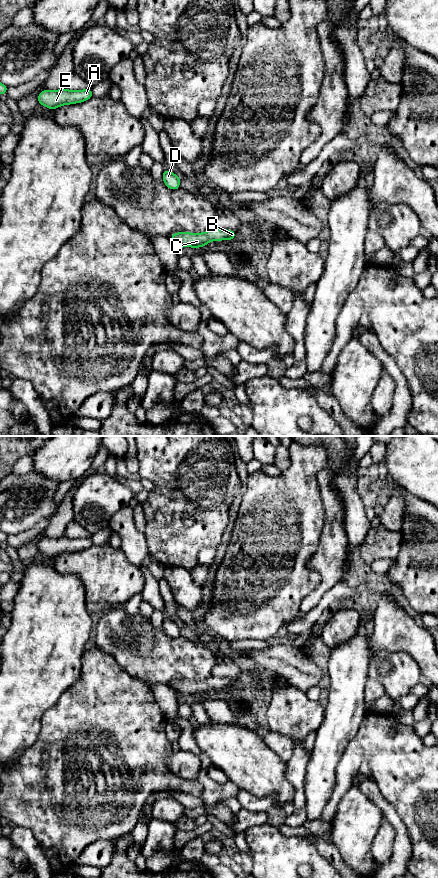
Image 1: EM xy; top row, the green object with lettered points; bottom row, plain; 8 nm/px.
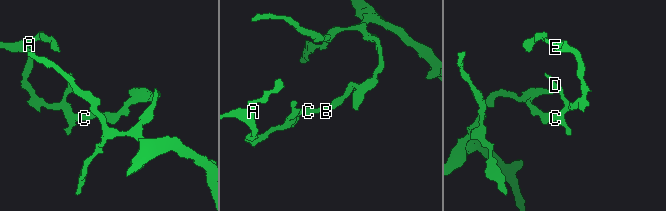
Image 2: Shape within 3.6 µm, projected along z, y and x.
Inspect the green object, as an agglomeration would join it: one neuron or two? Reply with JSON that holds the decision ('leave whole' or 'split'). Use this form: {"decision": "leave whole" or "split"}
{"decision": "leave whole"}

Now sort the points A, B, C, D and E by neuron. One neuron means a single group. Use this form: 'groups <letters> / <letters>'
groups A B C D E

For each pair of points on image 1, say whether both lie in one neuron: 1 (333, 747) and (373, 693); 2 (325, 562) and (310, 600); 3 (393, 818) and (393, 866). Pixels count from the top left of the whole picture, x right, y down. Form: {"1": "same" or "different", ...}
{"1": "different", "2": "same", "3": "same"}

